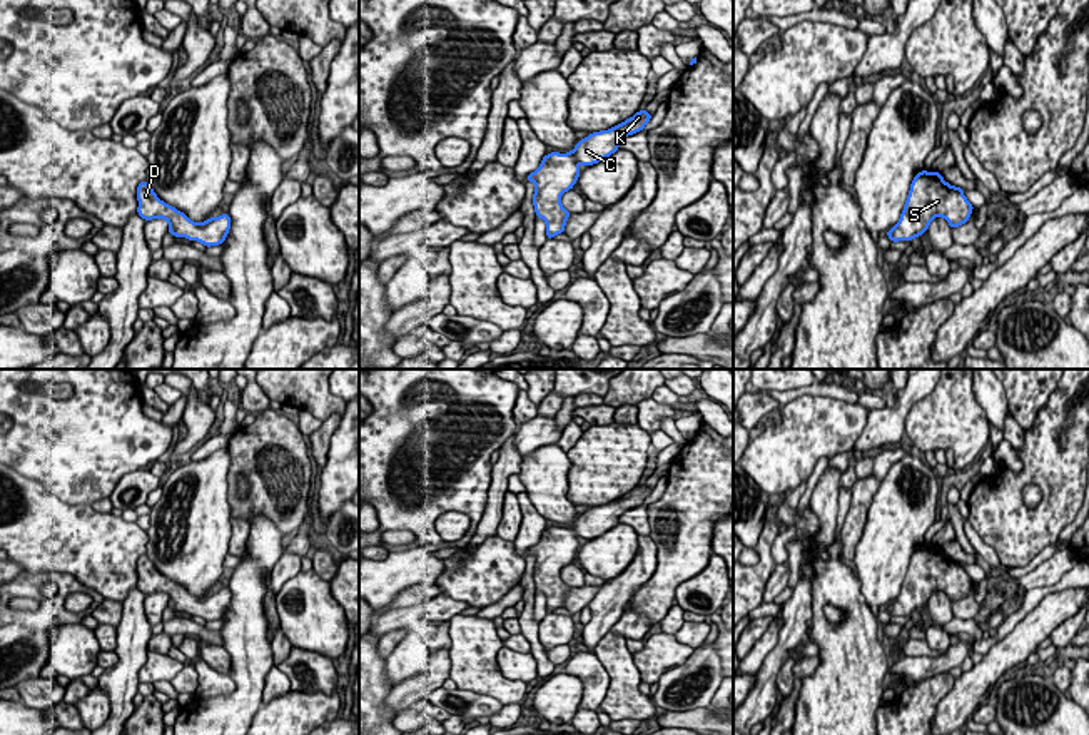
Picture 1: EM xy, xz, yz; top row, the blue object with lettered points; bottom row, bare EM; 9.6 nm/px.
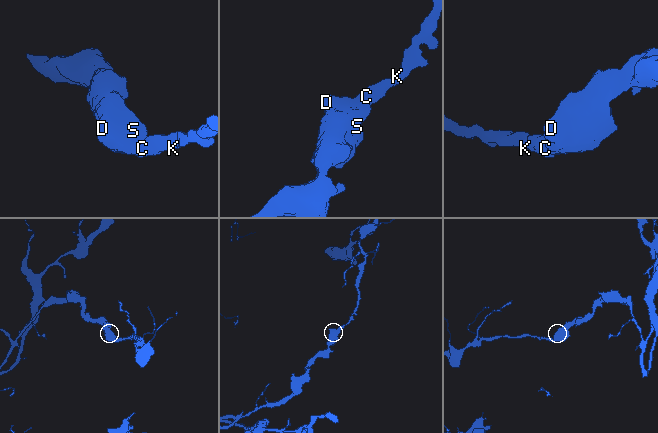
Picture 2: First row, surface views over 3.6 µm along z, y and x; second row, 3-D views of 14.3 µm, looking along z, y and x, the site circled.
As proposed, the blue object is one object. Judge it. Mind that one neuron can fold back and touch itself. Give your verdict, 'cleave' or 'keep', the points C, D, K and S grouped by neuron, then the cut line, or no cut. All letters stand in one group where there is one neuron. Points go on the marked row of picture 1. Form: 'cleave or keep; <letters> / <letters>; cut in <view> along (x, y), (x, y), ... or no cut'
keep; C D K S; no cut

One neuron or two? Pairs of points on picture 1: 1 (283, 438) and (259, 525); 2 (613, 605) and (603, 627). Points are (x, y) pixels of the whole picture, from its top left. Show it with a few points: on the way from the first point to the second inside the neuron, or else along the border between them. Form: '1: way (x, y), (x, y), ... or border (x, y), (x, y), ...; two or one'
1: border (249, 522), (256, 515), (264, 515), (284, 535); two
2: way (608, 610), (603, 615), (603, 622); one

